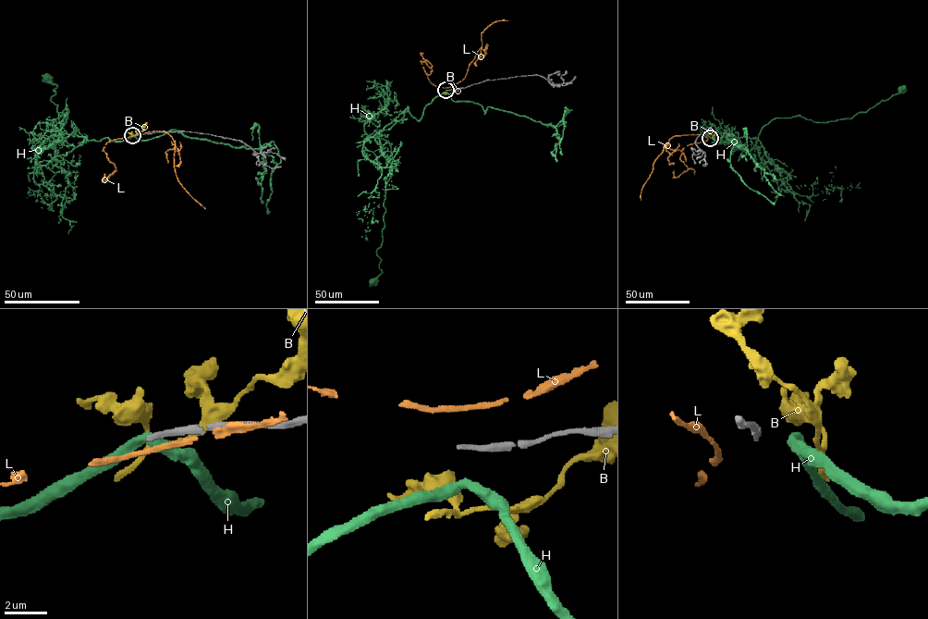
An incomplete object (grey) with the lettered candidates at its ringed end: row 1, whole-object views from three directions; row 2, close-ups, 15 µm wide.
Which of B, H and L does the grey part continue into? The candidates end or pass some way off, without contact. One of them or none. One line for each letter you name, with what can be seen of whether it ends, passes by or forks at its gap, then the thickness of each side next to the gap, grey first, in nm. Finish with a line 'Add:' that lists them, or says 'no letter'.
Add: no letter

